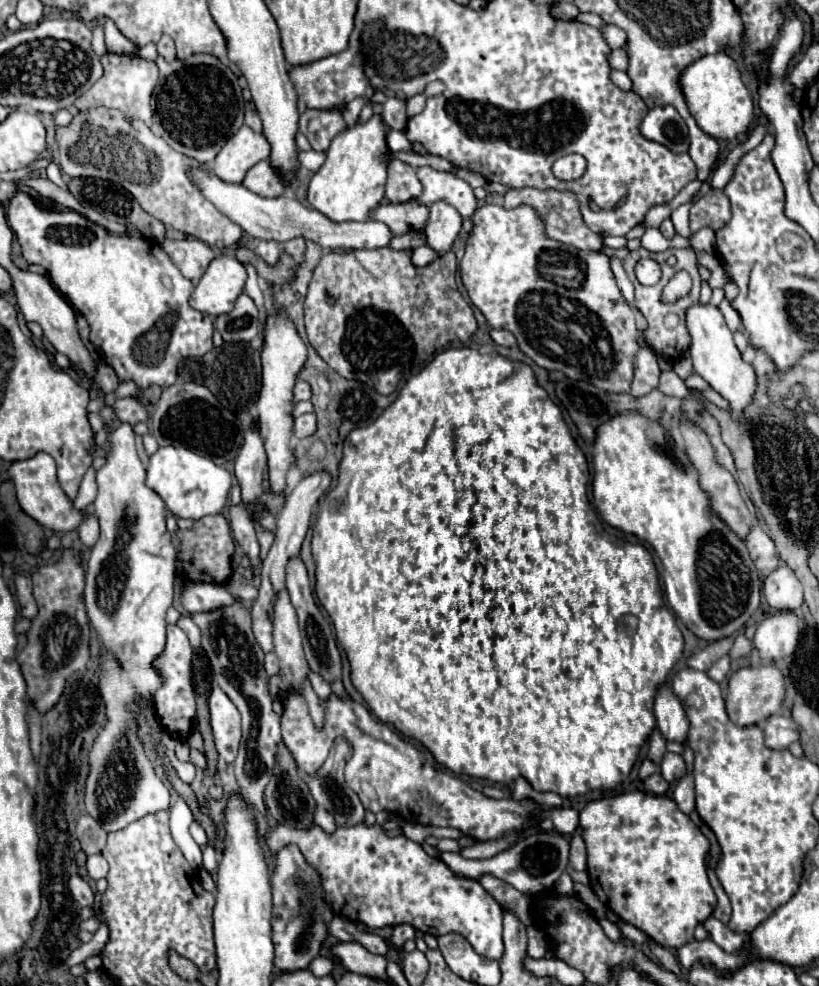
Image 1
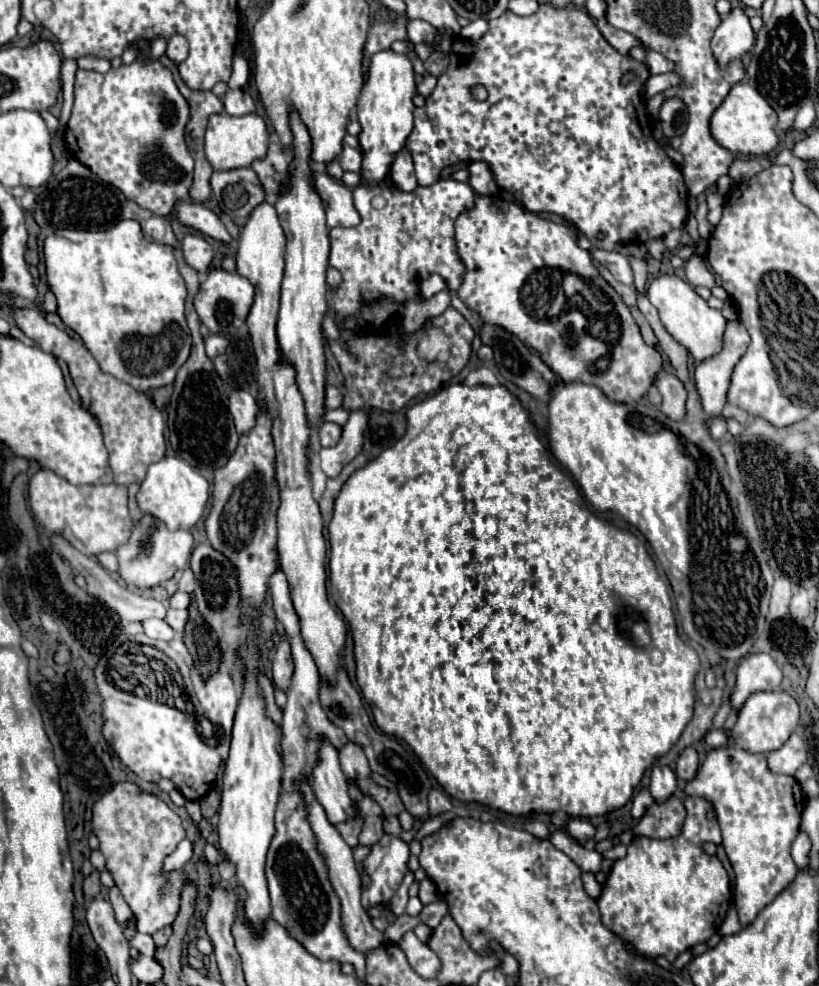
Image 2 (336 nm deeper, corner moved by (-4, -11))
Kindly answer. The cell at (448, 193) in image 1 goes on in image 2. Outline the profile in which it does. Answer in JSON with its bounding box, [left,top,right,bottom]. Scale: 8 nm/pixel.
[329,179,475,317]

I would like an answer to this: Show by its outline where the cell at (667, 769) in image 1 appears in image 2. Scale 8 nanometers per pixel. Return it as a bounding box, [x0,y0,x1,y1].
[675,747,699,781]

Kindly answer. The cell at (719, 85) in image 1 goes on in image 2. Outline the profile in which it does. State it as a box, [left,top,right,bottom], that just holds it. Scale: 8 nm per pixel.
[711,81,777,155]

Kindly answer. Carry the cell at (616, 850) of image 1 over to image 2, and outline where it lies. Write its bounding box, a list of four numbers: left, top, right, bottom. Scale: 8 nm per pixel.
[597,797,731,963]

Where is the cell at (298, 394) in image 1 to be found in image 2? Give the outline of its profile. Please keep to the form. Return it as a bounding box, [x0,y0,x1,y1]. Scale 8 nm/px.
[325,387,343,409]

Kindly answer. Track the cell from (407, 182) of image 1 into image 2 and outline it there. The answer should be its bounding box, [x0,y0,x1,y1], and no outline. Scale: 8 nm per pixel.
[391,149,417,193]

